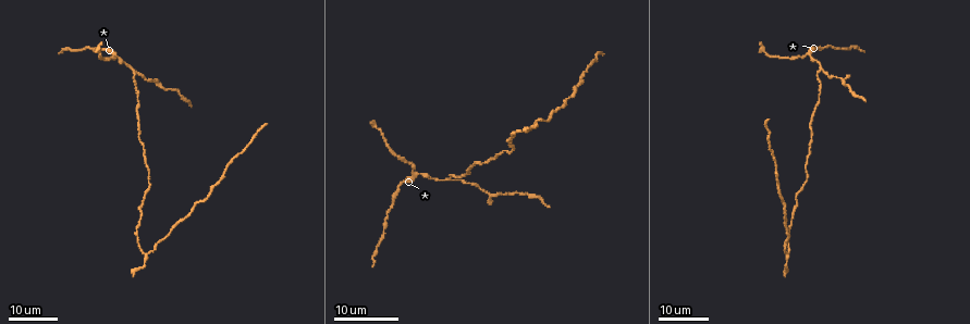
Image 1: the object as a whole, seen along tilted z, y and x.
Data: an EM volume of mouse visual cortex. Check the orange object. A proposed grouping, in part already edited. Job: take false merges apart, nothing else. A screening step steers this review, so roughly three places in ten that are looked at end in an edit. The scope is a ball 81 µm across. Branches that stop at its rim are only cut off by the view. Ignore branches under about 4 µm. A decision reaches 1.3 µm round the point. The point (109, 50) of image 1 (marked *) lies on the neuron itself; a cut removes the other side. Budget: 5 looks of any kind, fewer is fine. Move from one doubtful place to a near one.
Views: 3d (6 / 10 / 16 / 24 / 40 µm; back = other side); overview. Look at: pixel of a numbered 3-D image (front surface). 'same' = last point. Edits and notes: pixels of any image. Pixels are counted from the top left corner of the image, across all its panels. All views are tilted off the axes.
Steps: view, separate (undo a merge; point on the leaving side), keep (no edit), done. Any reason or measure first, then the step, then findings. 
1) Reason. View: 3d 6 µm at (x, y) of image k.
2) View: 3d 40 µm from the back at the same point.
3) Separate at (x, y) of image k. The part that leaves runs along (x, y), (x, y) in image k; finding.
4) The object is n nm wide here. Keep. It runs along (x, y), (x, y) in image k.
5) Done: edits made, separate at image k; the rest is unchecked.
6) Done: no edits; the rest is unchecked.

Arms part here. View: 3d 16 µm at (134, 71) of image 1.

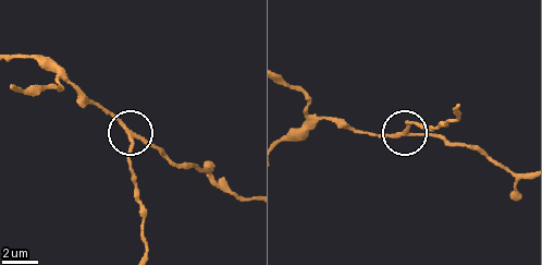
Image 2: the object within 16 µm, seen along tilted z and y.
View: 3d 6 µm at (408, 132) of image 2.

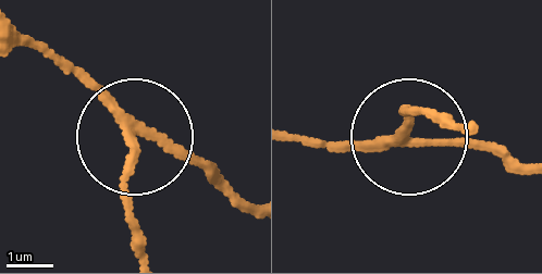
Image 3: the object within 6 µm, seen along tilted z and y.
Separate at (125, 167) of image 3. The part that leaves runs along (118, 116), (138, 252) in image 3; two neurons meet here.

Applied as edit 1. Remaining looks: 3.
See it whole again. View: overview.

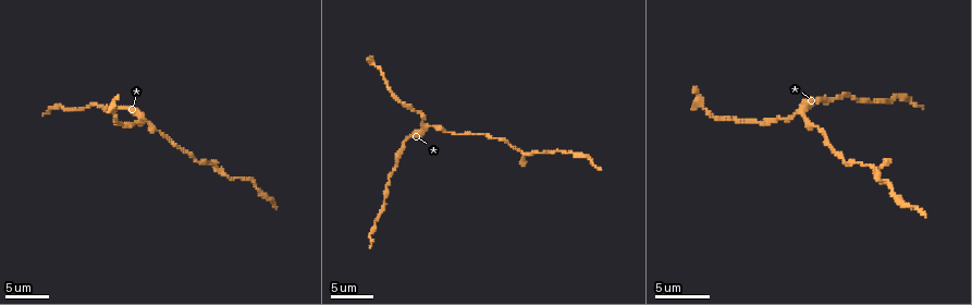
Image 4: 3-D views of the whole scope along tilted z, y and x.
Small branch off a trunk. View: 3d 10 µm at (139, 118) of image 4.

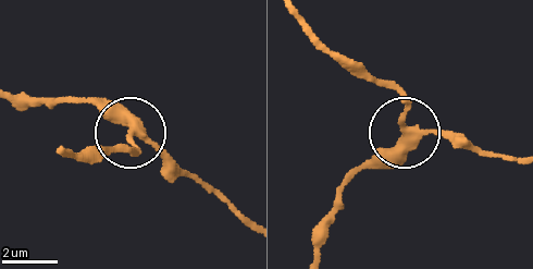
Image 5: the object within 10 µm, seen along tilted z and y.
3 arms meet here. Keep. It runs along (382, 167), (404, 133), (401, 105), (376, 77) in image 5; one neuron here.

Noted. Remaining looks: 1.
Done: edits made, separate at image 3; the rest is unchecked.

